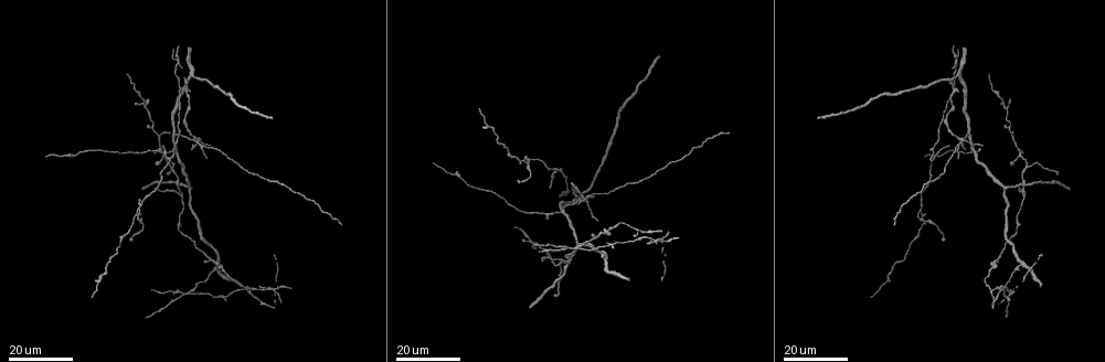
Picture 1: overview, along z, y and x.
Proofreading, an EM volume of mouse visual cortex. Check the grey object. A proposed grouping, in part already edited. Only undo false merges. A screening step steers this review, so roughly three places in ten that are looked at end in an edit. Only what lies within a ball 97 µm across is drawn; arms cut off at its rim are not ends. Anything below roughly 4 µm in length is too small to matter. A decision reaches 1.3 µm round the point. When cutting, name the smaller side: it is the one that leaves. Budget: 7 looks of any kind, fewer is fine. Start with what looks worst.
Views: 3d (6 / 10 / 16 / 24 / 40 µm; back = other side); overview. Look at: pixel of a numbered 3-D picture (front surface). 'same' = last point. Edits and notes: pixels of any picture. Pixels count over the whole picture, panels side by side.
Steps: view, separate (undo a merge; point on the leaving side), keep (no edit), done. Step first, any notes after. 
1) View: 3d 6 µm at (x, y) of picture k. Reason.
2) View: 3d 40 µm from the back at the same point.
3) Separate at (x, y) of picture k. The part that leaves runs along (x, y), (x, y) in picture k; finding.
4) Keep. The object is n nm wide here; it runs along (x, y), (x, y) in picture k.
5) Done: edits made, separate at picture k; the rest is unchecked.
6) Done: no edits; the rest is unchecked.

View: 3d 24 µm at (137, 211) of picture 1. Arms part here.

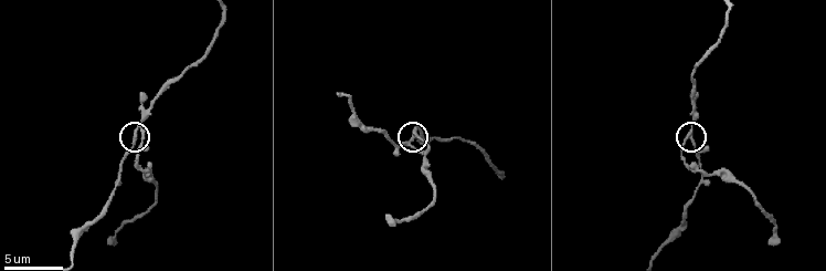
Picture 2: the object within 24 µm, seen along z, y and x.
View: 3d 10 µm at (137, 128) of picture 2.

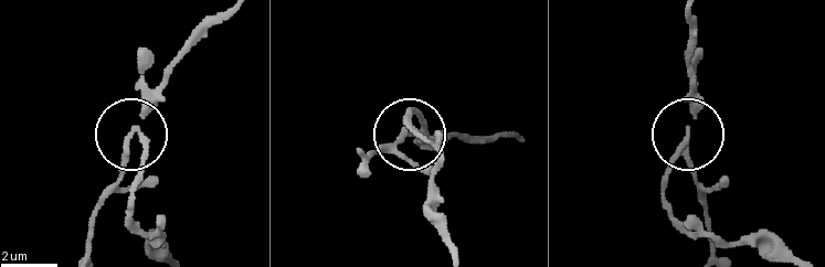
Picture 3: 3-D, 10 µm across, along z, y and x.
Separate at (143, 172) of picture 3. The side arm is 18 µm long; 3 arms meet here; two neurons meet here.

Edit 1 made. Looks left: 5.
View: 3d 16 µm at (558, 171) of picture 1. Three-way junction.

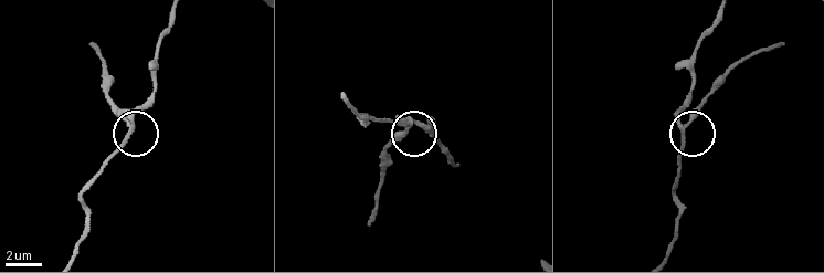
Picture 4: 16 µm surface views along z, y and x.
View: 3d 10 µm at (407, 129) of picture 4.

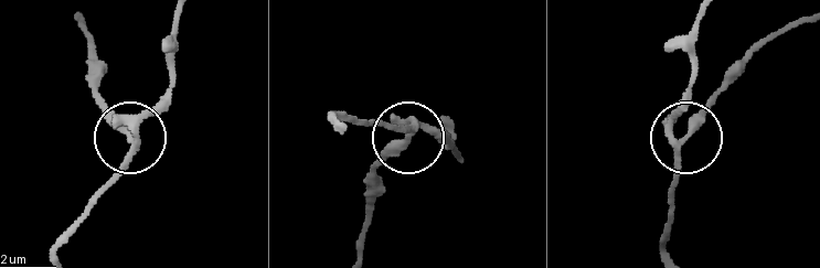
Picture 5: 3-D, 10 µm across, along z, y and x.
Separate at (106, 110) of picture 5. The part that leaves runs along (129, 139), (98, 92), (94, 46), (80, 20) in picture 5; two neurons meet here.

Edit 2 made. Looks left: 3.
View: 3d 16 µm at (576, 247) of picture 1. Three-way junction.

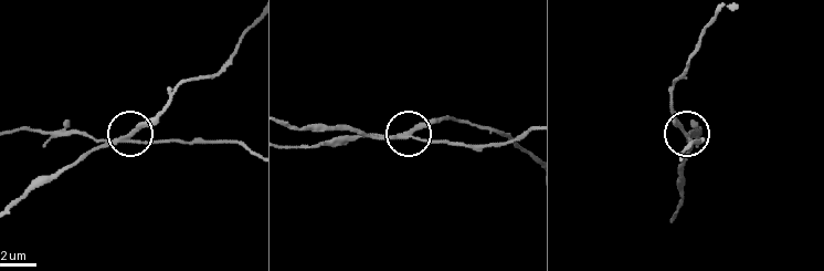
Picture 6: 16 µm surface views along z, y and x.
View: 3d 10 µm at (413, 139) of picture 6.

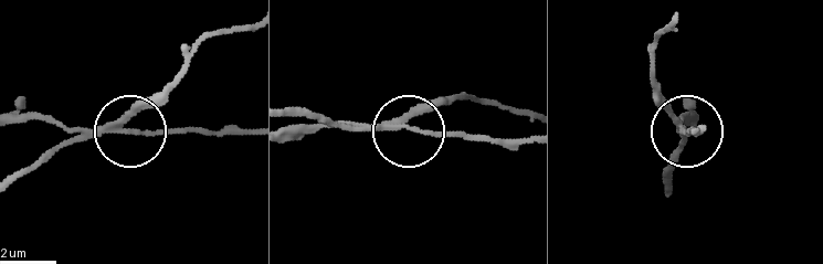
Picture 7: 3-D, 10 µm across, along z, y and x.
Separate at (61, 126) of picture 7. The object is 180 nm wide here; the part that leaves runs along (104, 127), (244, 135) in picture 7; two neurons meet here.

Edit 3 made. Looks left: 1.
Done: edits made, separate at picture 3, separate at picture 5, separate at picture 7; the rest is unchecked.

